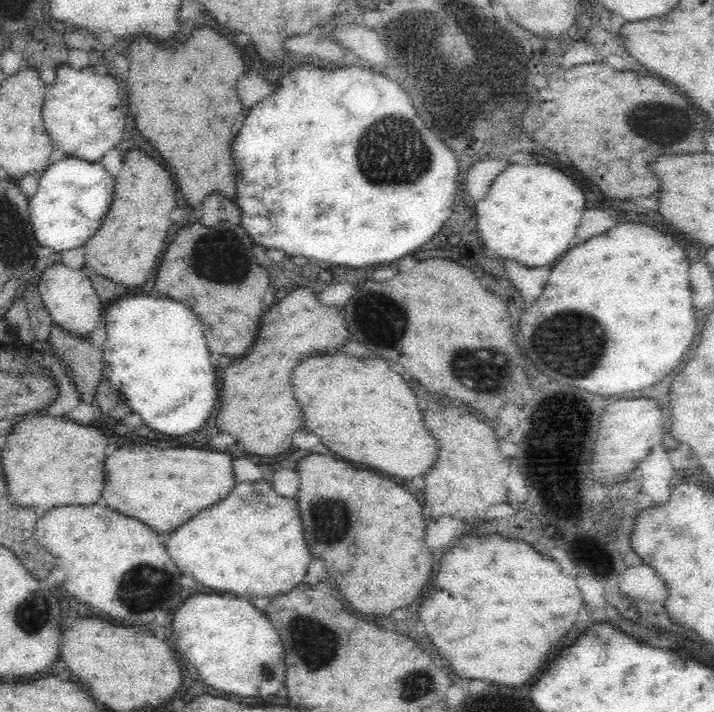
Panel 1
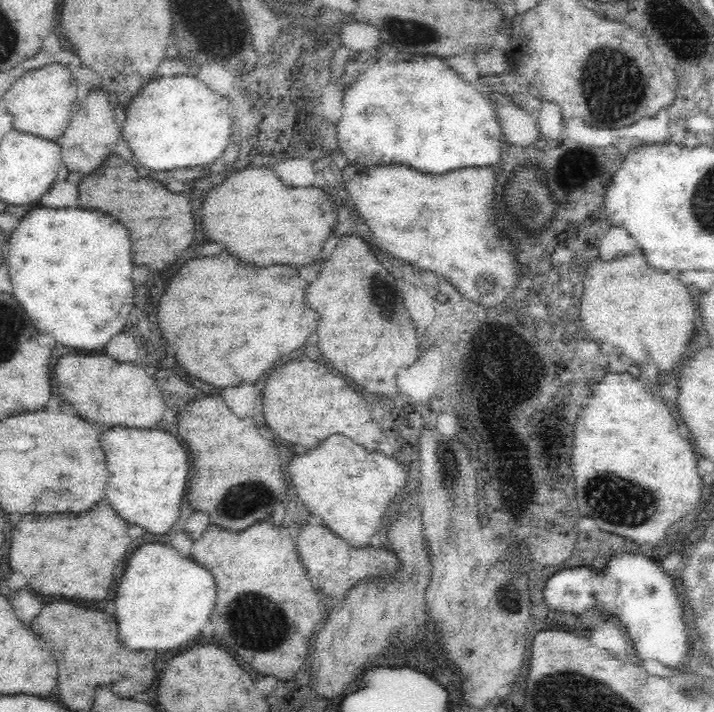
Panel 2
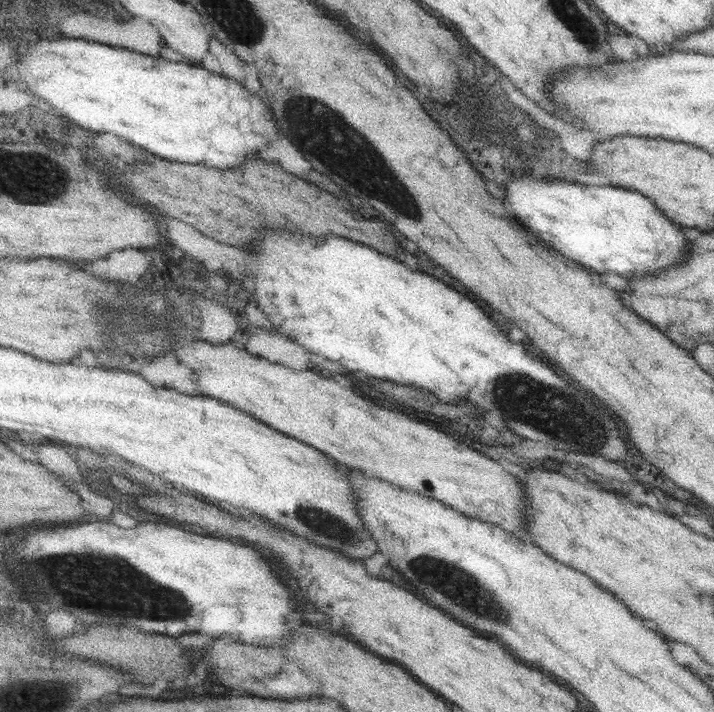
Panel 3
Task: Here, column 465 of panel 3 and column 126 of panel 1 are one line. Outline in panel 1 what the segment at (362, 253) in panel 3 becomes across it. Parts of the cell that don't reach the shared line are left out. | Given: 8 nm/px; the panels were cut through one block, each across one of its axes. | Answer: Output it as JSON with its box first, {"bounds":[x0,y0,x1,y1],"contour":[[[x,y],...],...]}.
{"bounds":[103,294,218,436],"contour":[[[148,294],[122,296],[114,300],[108,309],[107,336],[103,347],[103,360],[108,380],[126,401],[131,410],[144,418],[144,422],[162,434],[184,436],[200,430],[212,412],[218,396],[216,370],[208,358],[202,322],[184,306],[172,298],[152,298]]]}

